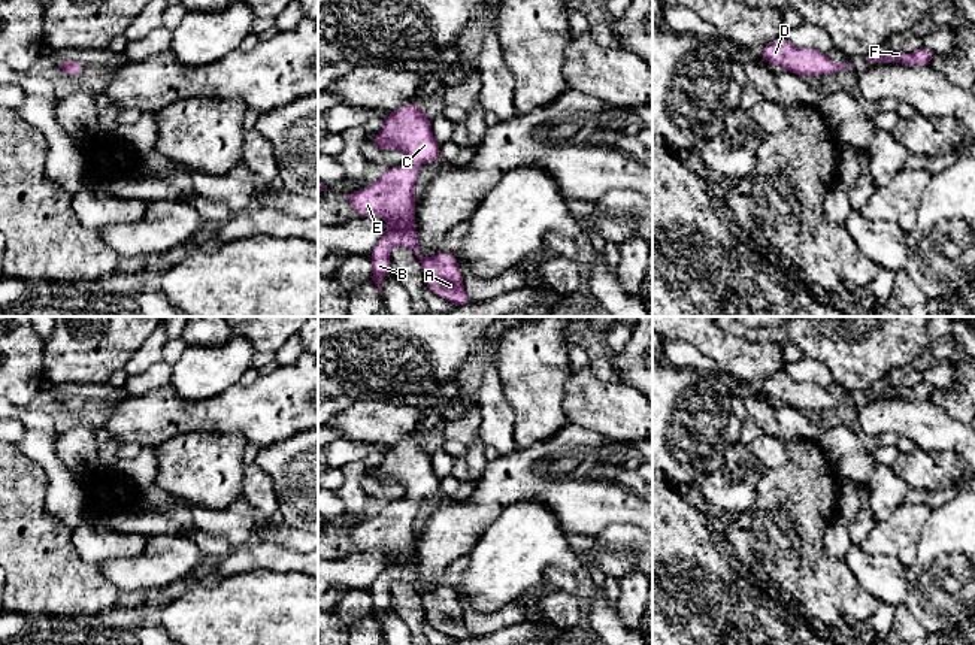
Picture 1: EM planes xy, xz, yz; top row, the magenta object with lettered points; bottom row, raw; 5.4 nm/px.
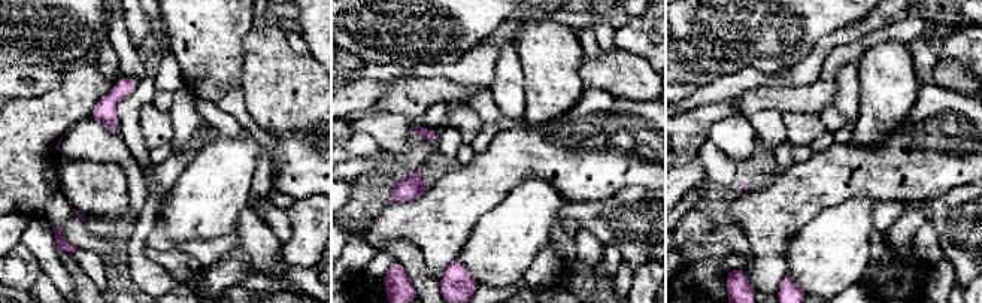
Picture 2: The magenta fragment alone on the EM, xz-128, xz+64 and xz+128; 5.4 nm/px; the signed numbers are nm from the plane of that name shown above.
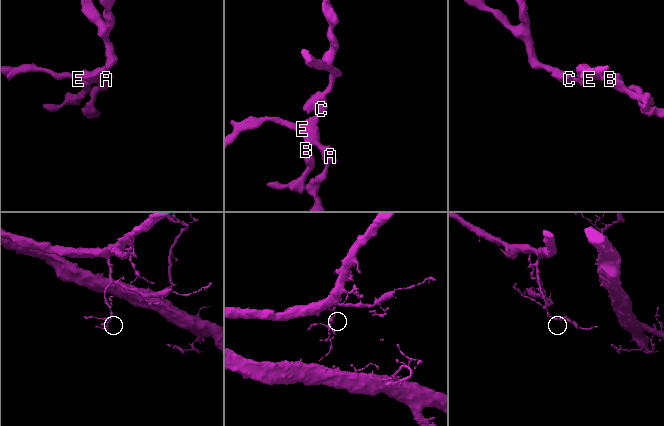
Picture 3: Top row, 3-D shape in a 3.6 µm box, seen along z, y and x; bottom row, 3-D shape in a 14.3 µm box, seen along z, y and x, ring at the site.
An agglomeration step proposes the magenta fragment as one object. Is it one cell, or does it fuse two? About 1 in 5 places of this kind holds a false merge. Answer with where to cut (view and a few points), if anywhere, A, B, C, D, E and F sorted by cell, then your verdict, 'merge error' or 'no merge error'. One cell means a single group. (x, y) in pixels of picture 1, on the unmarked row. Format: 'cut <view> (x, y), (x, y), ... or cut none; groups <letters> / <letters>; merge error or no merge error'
cut none; groups A B C D E F; no merge error

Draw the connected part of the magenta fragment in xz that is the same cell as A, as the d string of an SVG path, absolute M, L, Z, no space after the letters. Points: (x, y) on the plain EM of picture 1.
M417 437L405 439L387 448L379 469L372 479L381 485L402 484L408 497L390 502L367 523L343 529L358 551L381 551L388 557L384 570L370 585L372 615L381 630L381 615L391 609L390 584L405 581L415 587L421 597L426 621L436 630L455 641L469 639L470 635L463 621L463 609L458 593L451 587L423 591L418 585L415 566L415 530L414 523L420 500L440 493L440 479L432 466L432 454Z

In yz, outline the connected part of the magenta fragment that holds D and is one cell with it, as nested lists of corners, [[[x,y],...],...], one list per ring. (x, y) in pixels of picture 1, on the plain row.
[[[785,370],[766,379],[758,391],[800,412],[833,409],[836,405],[848,403],[847,397],[836,399],[826,387],[794,381]]]

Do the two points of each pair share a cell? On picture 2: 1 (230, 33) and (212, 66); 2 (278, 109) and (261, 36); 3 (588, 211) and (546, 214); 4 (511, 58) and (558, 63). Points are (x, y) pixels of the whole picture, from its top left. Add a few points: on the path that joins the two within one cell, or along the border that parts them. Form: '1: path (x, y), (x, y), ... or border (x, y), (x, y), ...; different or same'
1: path (223, 41), (212, 51), (212, 58); same
2: path (278, 91), (278, 82), (267, 54); same
3: border (569, 202), (561, 212); different
4: border (512, 41), (524, 75), (526, 93); different

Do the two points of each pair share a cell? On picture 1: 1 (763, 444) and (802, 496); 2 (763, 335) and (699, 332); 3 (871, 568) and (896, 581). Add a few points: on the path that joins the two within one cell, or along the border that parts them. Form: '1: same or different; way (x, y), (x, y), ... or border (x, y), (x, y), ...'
1: different; border (786, 441), (787, 459), (780, 466), (763, 472)
2: different; border (726, 332), (748, 341), (763, 342)
3: same; way (877, 574), (890, 581)

